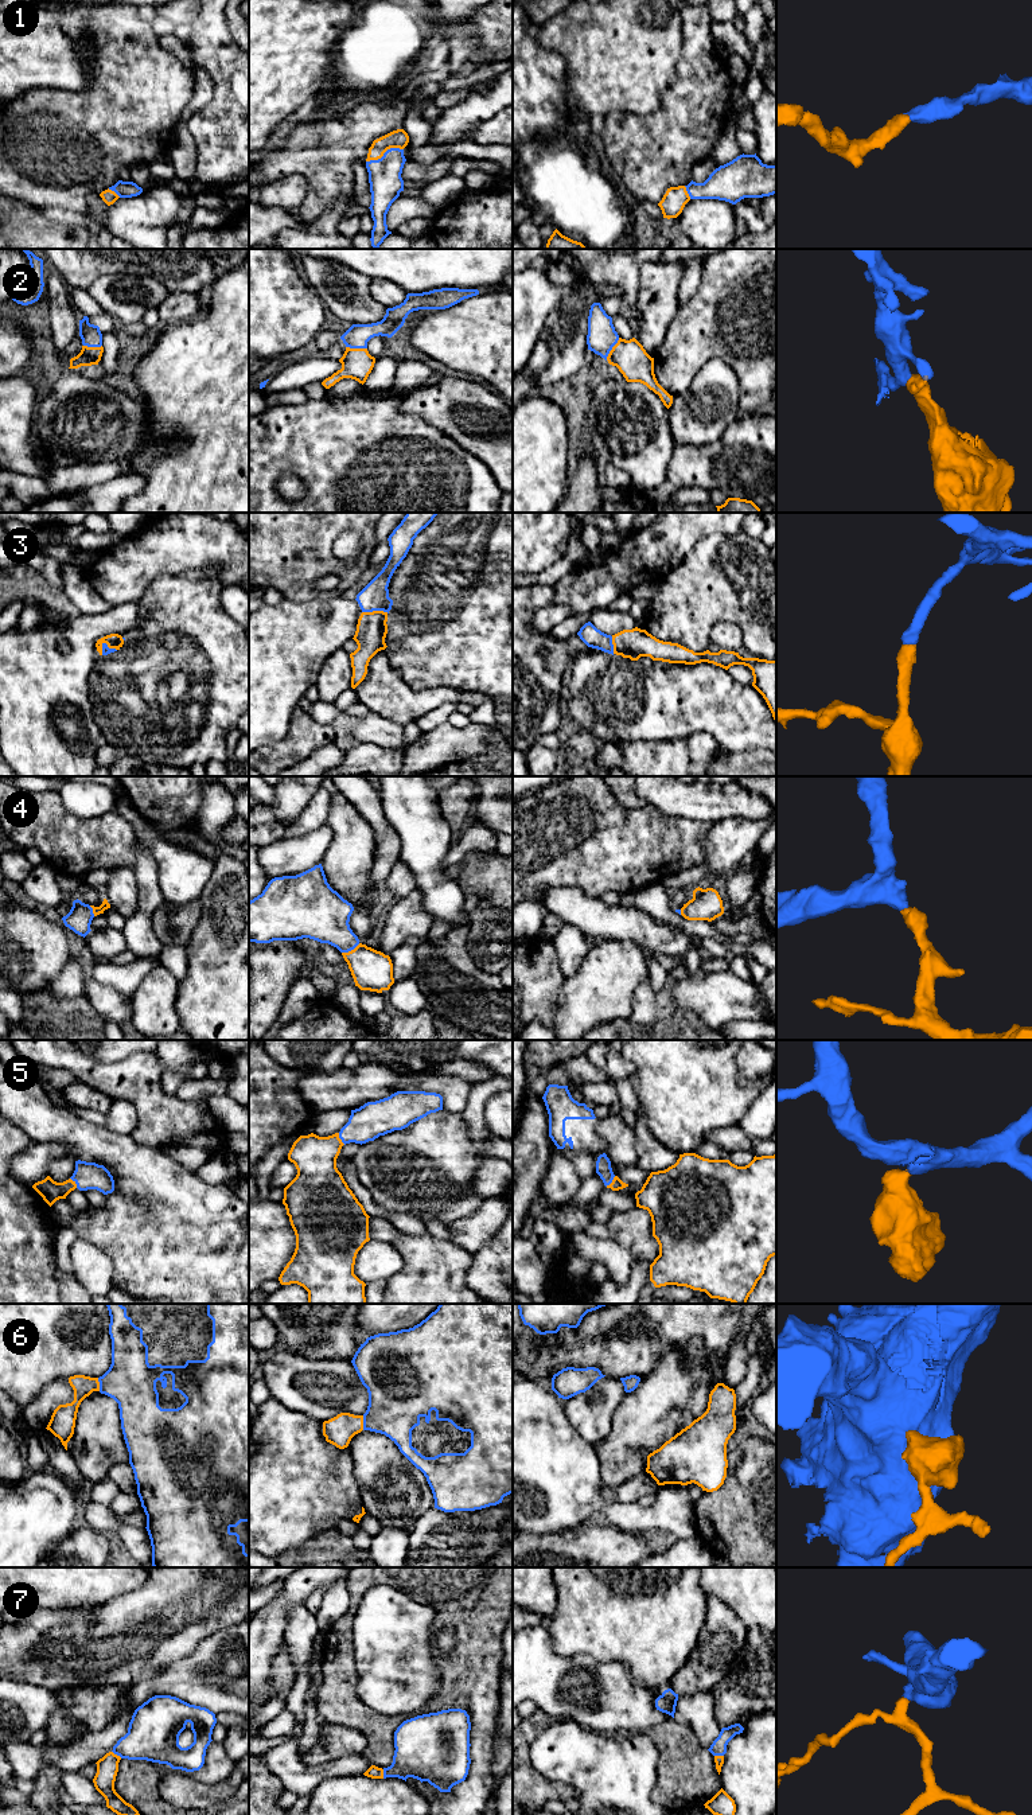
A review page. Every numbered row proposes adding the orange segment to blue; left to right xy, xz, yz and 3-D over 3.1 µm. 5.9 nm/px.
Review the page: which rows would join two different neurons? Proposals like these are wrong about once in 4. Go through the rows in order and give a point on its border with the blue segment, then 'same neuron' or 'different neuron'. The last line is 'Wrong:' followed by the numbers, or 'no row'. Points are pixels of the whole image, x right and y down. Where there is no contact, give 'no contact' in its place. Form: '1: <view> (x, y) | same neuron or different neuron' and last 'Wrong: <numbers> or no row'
1: xz (384, 154) | same neuron
2: yz (611, 349) | same neuron
3: xz (376, 610) | same neuron
4: xz (350, 950) | same neuron
5: xz (339, 1137) | same neuron
6: xz (363, 1422) | same neuron
7: xy (117, 1755) | same neuron
Wrong: no row

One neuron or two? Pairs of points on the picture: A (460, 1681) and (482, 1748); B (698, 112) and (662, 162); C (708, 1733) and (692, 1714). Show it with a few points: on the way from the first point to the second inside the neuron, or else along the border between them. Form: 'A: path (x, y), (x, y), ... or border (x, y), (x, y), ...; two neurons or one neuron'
A: path (476, 1697), (482, 1702), (482, 1732); one neuron
B: path (686, 124), (662, 150); one neuron
C: path (707, 1729), (696, 1718); one neuron

